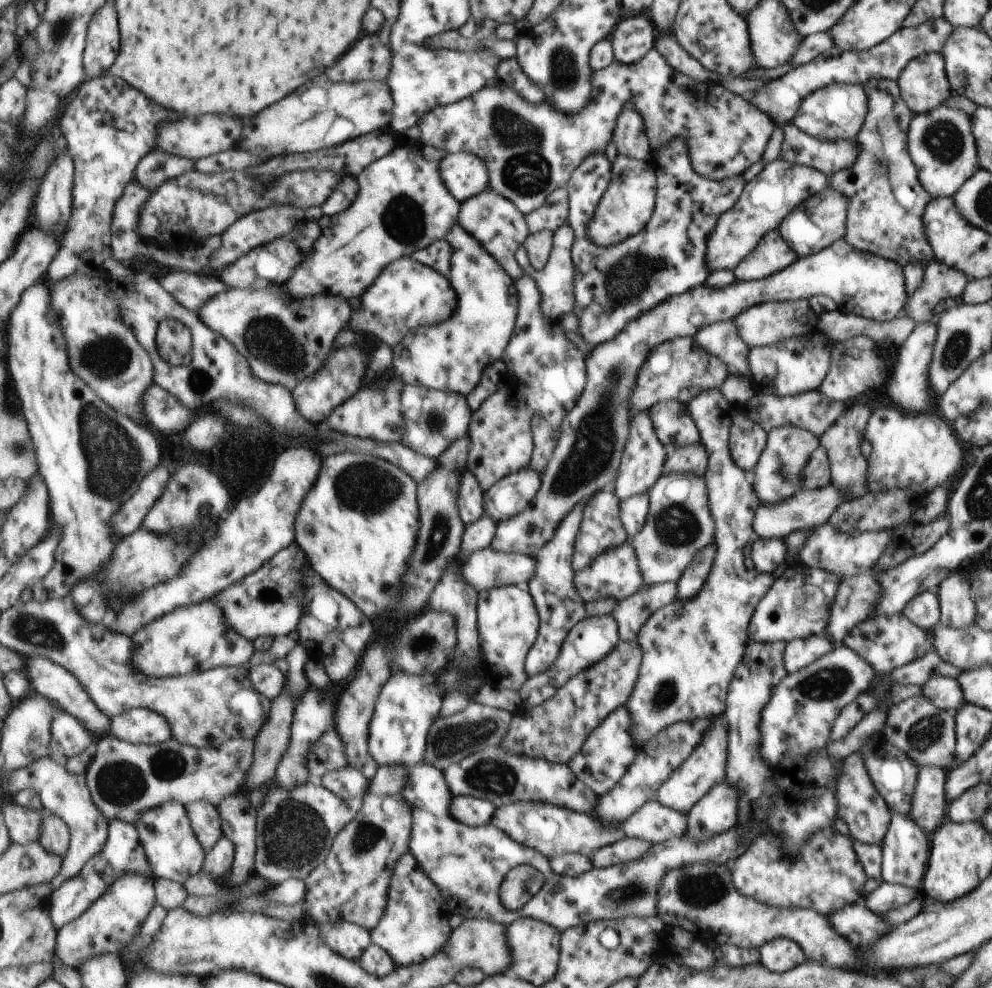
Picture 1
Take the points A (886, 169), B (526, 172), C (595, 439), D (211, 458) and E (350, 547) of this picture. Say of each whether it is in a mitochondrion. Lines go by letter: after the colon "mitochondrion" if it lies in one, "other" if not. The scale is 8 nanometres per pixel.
A: mitochondrion
B: mitochondrion
C: mitochondrion
D: other
E: other

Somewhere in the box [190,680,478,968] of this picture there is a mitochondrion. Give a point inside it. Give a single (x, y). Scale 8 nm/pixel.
(295, 834)

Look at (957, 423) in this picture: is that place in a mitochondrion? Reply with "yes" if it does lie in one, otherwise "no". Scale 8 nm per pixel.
no

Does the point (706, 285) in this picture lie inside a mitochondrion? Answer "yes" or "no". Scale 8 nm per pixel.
no

